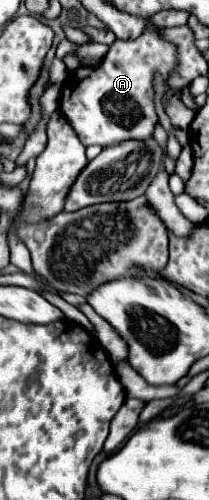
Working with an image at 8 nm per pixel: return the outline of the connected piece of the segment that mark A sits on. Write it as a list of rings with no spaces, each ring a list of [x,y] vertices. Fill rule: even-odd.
[[[155,27],[143,31],[135,41],[115,41],[97,67],[79,67],[69,73],[61,87],[59,111],[85,147],[109,147],[125,139],[147,139],[153,135],[157,123],[153,105],[153,73],[161,71],[167,81],[175,63],[175,45],[163,41]]]

